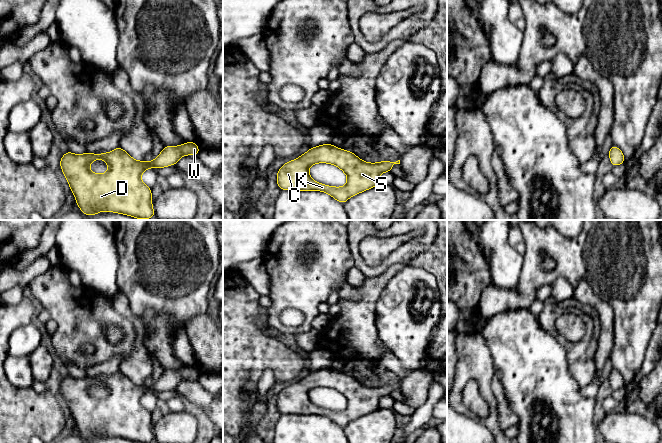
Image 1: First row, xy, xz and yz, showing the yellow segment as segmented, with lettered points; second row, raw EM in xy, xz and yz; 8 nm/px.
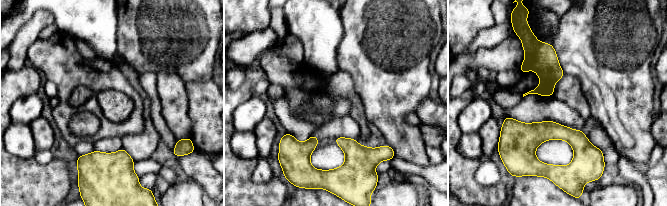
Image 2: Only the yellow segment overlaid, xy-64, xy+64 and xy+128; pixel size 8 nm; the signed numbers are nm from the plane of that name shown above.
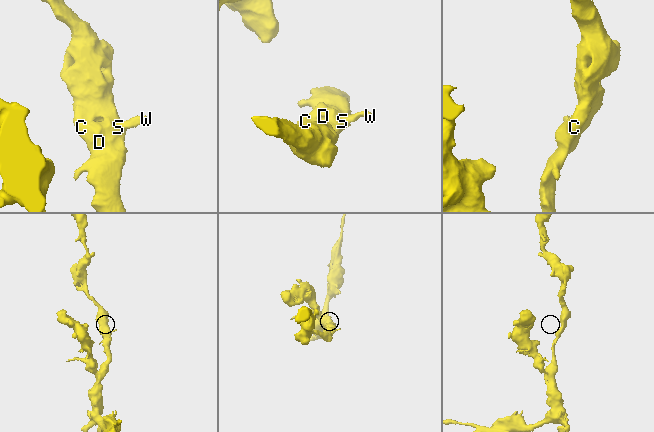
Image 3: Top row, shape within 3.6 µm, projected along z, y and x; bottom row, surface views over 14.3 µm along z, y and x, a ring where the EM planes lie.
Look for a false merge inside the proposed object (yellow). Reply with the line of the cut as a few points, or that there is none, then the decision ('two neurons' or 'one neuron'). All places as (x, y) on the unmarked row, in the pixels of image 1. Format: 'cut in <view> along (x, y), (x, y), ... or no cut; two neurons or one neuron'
no cut; one neuron

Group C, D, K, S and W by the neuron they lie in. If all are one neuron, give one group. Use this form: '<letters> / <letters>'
C D K S W

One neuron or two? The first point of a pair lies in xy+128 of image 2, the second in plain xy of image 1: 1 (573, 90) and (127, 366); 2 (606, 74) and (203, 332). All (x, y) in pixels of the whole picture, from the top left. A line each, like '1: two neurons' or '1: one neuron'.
1: one neuron
2: two neurons

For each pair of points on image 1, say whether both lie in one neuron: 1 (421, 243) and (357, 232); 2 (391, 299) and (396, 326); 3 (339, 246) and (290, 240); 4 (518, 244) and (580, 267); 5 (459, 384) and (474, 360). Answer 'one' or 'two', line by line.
1: one
2: one
3: one
4: two
5: one

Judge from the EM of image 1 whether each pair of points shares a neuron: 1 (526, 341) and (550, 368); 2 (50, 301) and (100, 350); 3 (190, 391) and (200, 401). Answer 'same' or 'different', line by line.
1: same
2: same
3: same

